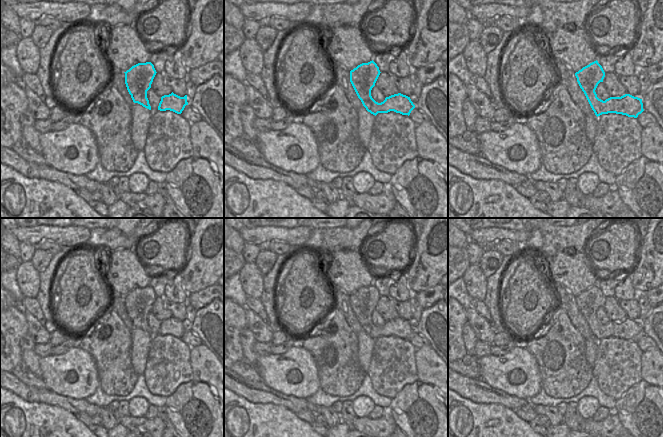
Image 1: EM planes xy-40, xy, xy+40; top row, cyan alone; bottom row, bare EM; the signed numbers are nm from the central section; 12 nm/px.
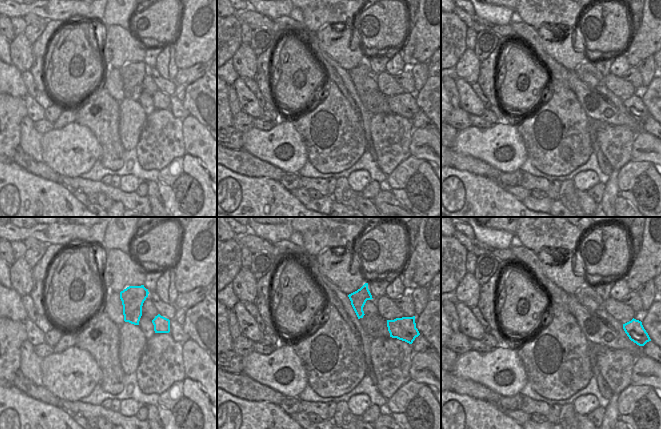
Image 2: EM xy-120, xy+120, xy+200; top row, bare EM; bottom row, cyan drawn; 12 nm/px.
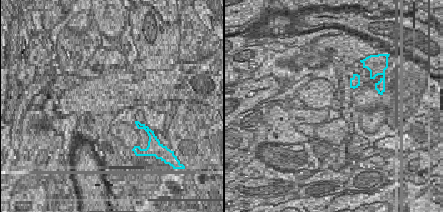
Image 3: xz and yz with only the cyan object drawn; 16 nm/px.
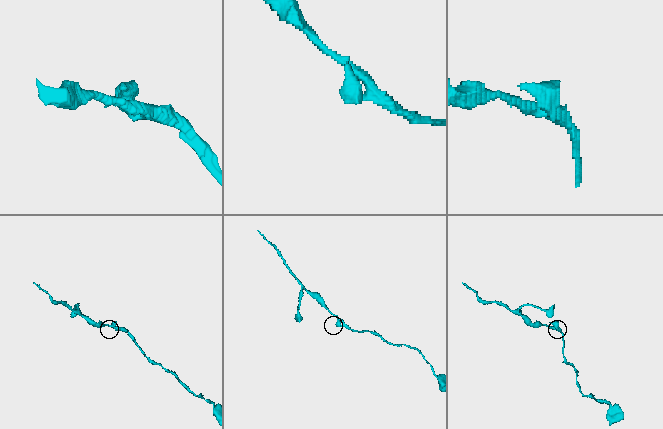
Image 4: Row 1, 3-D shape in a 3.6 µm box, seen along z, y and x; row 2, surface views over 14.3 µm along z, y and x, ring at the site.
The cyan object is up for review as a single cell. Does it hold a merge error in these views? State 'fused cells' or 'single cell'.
single cell

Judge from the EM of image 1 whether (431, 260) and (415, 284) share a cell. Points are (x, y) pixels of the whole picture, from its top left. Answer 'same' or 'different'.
same

